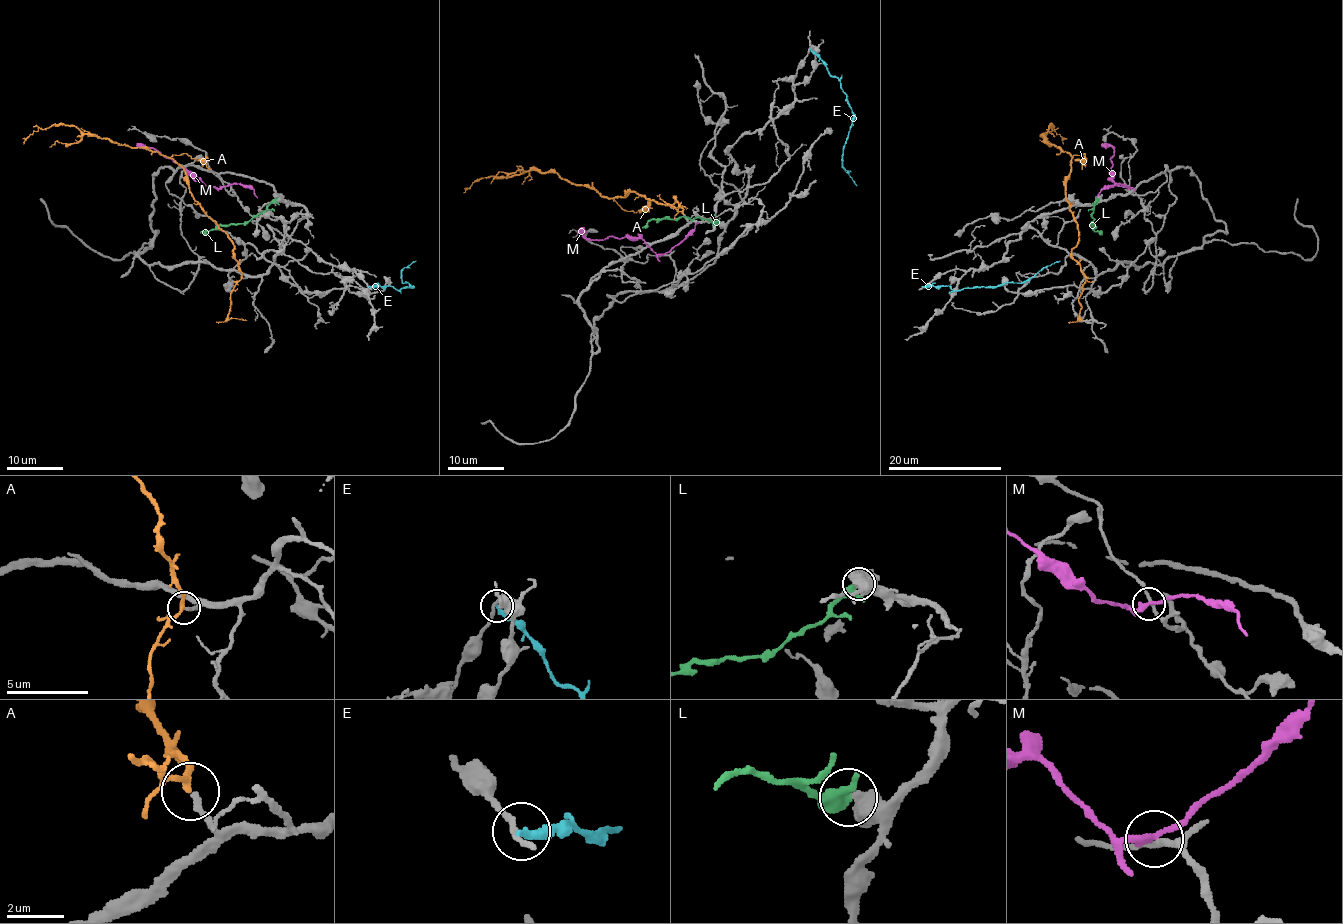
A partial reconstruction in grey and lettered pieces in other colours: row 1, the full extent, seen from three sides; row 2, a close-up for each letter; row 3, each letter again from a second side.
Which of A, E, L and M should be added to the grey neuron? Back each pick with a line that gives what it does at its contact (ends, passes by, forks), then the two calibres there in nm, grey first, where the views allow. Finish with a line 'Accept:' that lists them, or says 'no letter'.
A: it passes by; calibres 220 and 200 nm
Accept: A

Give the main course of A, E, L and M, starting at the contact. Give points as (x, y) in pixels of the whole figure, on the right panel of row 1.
A: (1087, 278), (1072, 255), (1079, 237), (1066, 199), (1072, 159), (1046, 142), (1044, 136), (1051, 125), (1063, 143)
E: (923, 286), (950, 286), (954, 291), (995, 286), (1004, 282), (1025, 282), (1059, 261)
L: (1096, 199), (1090, 223), (1093, 230), (1102, 233)
M: (1128, 186), (1128, 189), (1119, 186), (1113, 180), (1110, 159), (1113, 148), (1102, 143)

